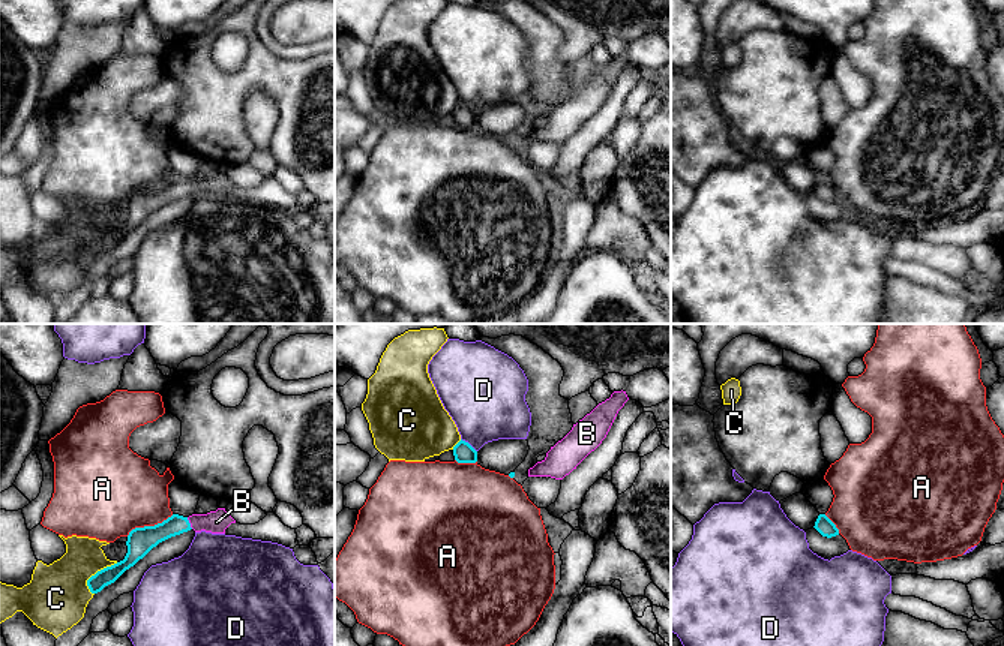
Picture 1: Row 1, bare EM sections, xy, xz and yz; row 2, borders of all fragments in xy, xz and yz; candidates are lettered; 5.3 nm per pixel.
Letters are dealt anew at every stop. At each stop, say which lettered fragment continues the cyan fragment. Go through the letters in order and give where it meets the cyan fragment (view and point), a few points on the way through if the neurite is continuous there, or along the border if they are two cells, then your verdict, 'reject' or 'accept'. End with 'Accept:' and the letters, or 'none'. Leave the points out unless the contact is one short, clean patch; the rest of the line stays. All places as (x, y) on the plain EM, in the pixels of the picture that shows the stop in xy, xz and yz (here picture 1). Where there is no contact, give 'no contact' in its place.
A: contact xy (149, 191); reject
B: contact xy (189, 188); way xy (146, 203), (174, 189), (189, 188), (216, 186); accept
C: contact xy (96, 237); reject
D: contact xz (468, 108); reject
Accept: B

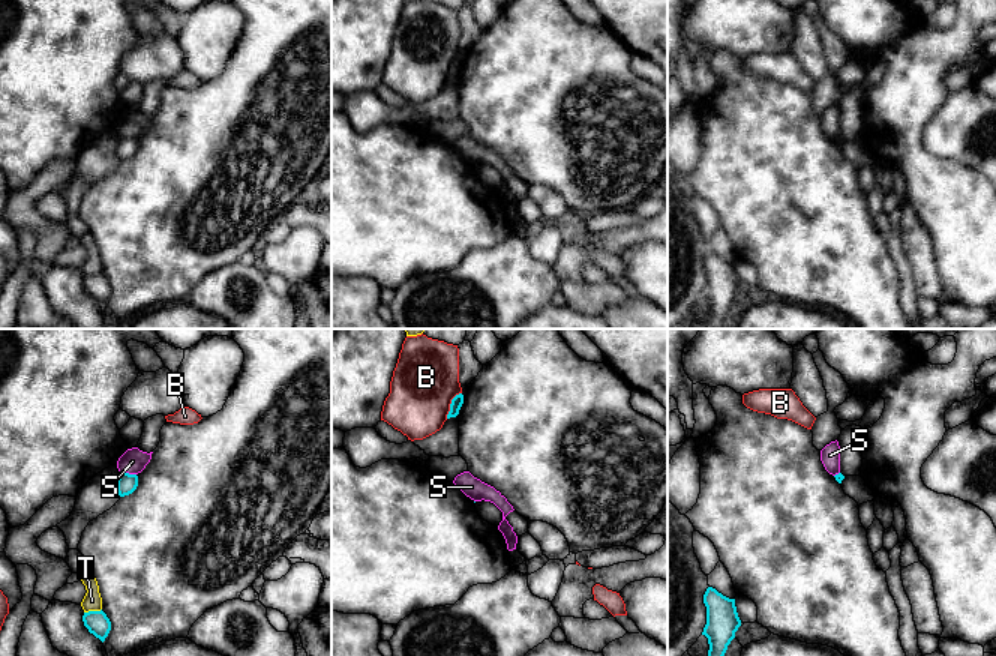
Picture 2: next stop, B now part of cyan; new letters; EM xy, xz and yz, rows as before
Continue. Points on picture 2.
B: contact xz (450, 68); reject
S: contact xy (128, 137); border xy (120, 135), (135, 138); reject
T: contact xy (92, 275); reject
Accept: none

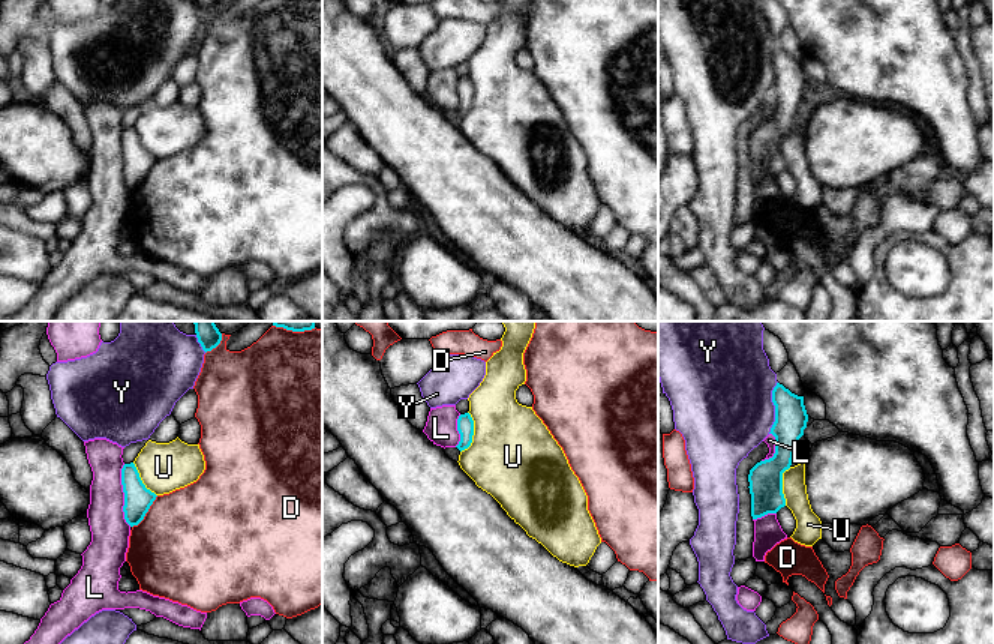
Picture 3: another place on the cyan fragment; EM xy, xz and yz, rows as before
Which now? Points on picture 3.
D: contact xy (147, 174); reject
L: contact xy (125, 159); reject
U: contact xz (473, 96); reject
Y: contact yz (775, 71); reject
Accept: none

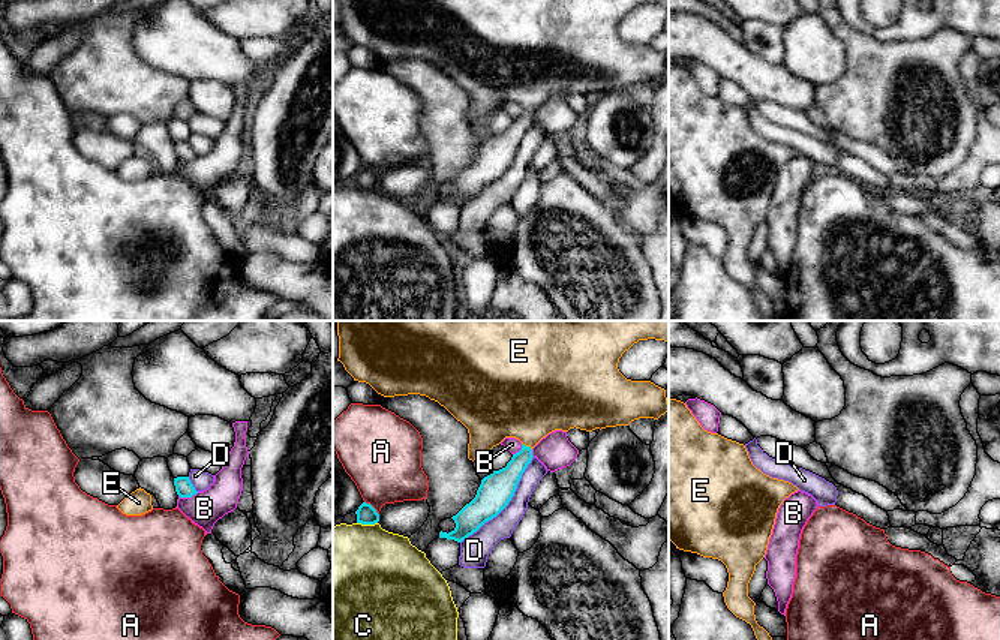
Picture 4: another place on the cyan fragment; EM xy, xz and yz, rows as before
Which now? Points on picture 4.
A: contact xz (372, 171); reject
B: contact xy (188, 161); reject
C: contact xz (368, 188); reject
D: contact xz (507, 168); reject
E: contact xz (525, 110); way xz (501, 149), (523, 122), (525, 110), (526, 63); accept
Accept: E

